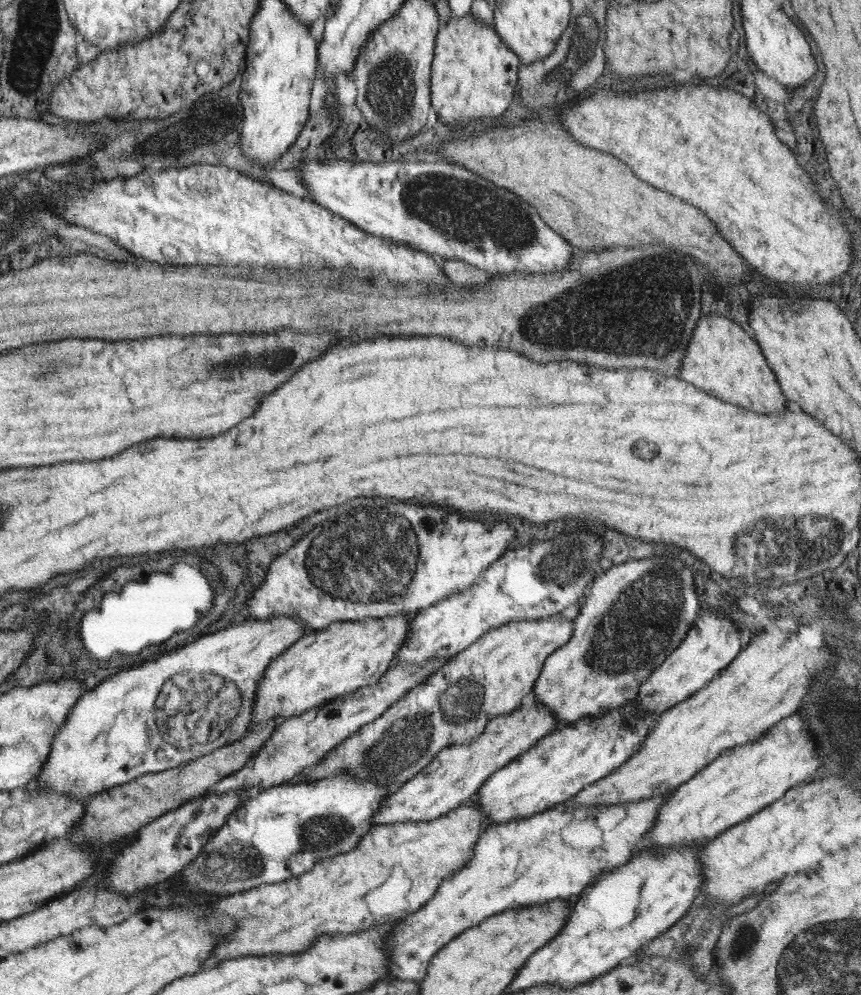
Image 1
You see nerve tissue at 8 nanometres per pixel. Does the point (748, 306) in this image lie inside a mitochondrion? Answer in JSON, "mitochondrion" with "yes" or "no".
{"mitochondrion":"no"}

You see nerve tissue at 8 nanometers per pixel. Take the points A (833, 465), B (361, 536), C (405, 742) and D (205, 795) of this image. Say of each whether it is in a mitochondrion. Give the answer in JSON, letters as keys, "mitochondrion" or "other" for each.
{"A":"other","B":"mitochondrion","C":"mitochondrion","D":"other"}

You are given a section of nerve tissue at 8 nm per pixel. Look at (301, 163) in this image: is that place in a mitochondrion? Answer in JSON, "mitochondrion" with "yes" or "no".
{"mitochondrion":"no"}

